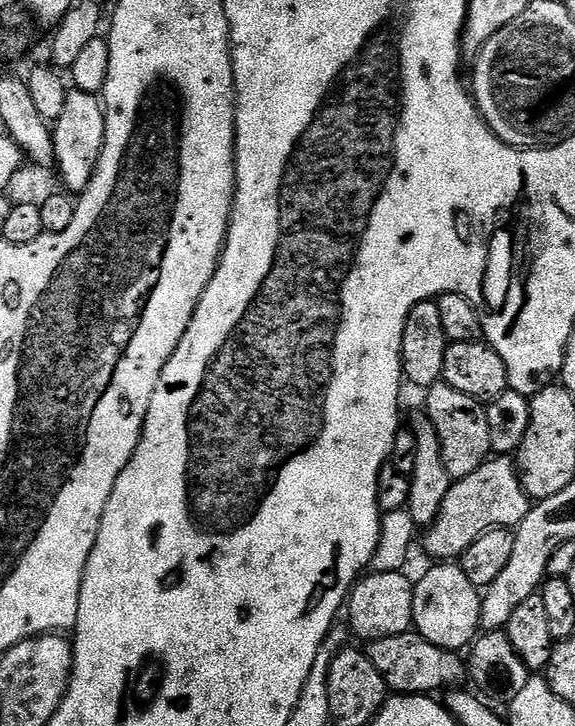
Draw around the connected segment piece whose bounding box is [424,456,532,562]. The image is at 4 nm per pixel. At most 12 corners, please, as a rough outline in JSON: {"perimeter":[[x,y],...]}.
{"perimeter":[[515,461],[453,483],[425,550],[459,559],[531,505]]}

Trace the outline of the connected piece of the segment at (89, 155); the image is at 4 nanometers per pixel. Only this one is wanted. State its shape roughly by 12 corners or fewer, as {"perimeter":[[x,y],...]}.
{"perimeter":[[69,91],[52,141],[63,187],[80,194],[104,148],[101,97]]}

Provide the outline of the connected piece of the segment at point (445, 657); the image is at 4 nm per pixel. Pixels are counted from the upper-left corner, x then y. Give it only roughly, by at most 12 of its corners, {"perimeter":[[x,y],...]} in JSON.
{"perimeter":[[415,630],[366,651],[396,694],[436,694],[466,676],[459,651]]}

